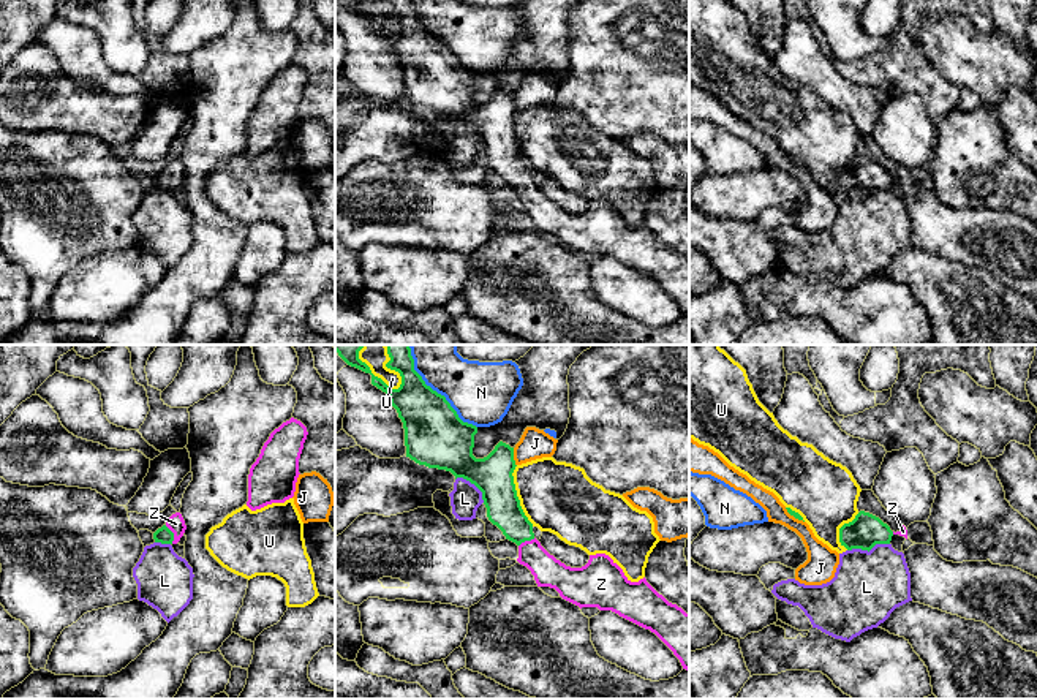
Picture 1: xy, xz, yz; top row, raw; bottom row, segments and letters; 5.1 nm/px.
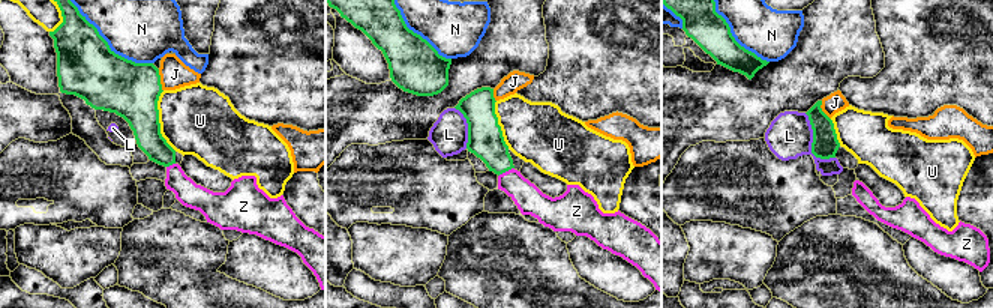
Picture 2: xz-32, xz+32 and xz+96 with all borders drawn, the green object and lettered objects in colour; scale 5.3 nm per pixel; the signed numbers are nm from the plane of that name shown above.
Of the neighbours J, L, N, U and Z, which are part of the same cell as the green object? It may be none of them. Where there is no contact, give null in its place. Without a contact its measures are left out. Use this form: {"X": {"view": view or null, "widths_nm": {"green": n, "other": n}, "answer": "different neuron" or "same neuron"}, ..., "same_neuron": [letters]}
{"J": {"view": "xz", "widths_nm": {"green": 200, "other": 150}, "answer": "different neuron"}, "L": {"view": "yz", "widths_nm": {"green": 170, "other": 360}, "answer": "different neuron"}, "N": {"view": "xz", "widths_nm": {"green": 300, "other": 320}, "answer": "different neuron"}, "U": {"view": "xz", "widths_nm": {"green": 200, "other": 360}, "answer": "different neuron"}, "Z": {"view": "xy", "widths_nm": {"green": 90, "other": 90}, "answer": "same neuron"}, "same_neuron": ["Z"]}

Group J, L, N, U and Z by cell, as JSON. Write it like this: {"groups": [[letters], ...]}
{"groups": [["J"], ["L"], ["N"], ["U"], ["Z"]]}

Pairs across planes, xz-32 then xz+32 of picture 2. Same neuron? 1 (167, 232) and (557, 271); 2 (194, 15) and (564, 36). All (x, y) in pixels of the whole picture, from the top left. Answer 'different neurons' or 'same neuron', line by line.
1: same neuron
2: different neurons

